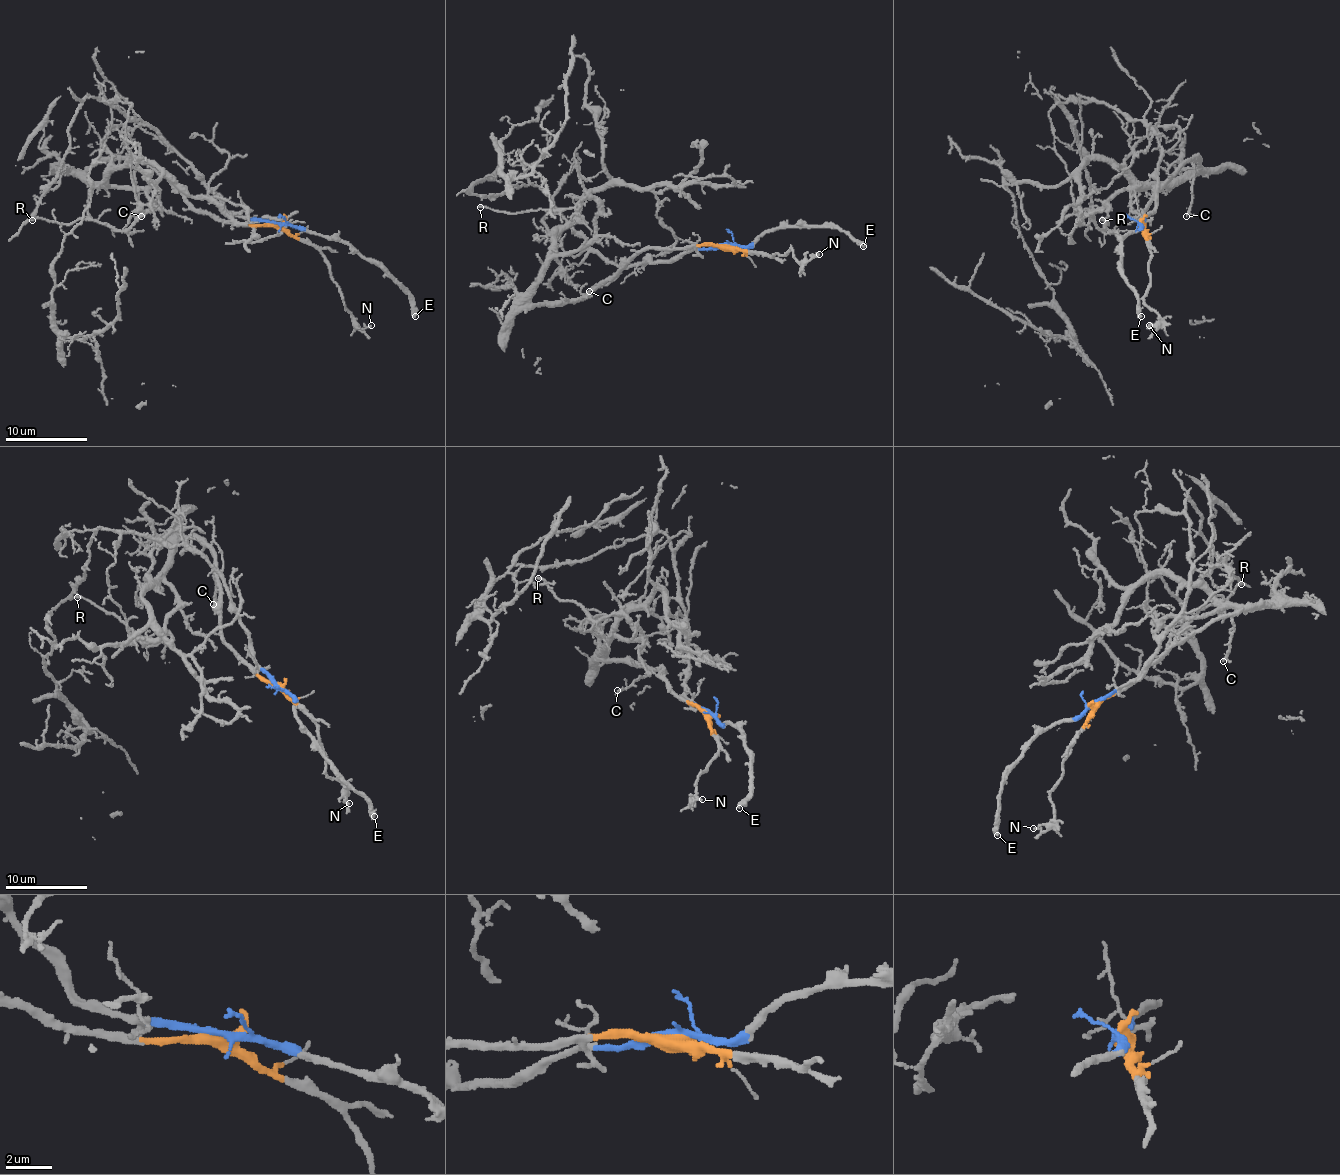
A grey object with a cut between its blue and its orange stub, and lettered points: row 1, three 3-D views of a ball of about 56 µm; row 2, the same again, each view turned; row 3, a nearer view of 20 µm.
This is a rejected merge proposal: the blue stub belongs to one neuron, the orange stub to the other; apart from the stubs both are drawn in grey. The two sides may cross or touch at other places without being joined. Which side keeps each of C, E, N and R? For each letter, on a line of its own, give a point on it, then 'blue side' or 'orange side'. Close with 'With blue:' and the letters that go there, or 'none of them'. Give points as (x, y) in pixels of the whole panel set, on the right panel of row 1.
C: place (1186, 216); orange side
E: place (1141, 316); blue side
N: place (1149, 325); orange side
R: place (1102, 220); orange side
With blue: E

